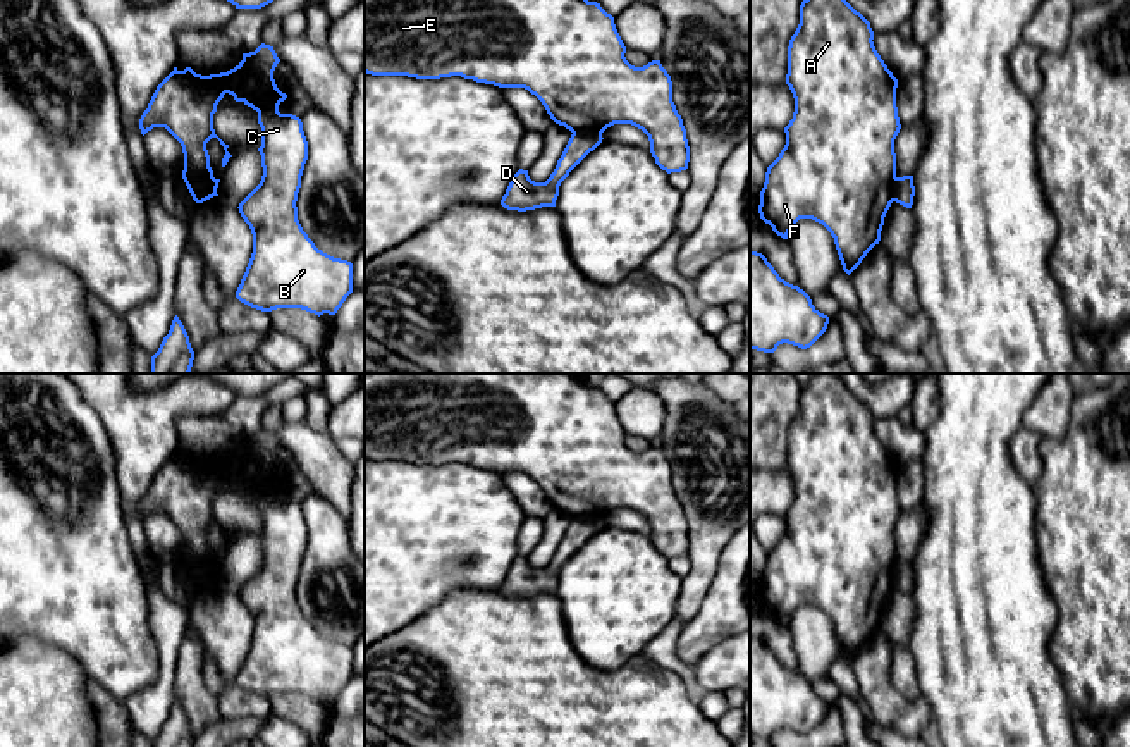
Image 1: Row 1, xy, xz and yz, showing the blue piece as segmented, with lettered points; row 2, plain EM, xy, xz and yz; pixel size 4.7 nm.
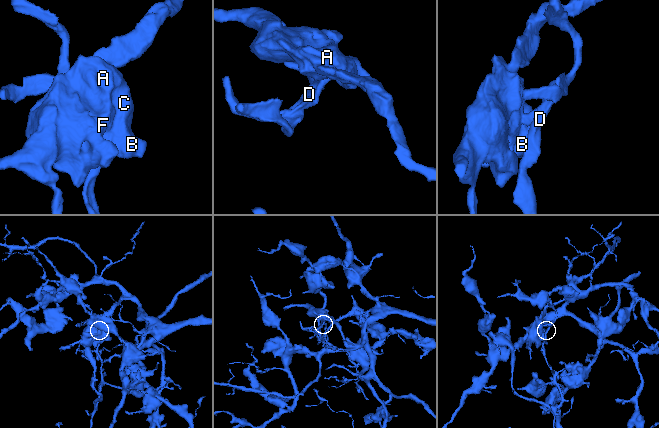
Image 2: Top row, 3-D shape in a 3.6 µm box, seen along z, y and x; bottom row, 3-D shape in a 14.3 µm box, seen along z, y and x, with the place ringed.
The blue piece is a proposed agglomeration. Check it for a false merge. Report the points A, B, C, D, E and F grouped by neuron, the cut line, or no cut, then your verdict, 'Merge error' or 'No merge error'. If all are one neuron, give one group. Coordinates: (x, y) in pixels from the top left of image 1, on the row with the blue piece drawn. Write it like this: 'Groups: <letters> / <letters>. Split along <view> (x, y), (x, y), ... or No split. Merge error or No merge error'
Groups: A B C E F / D. Split along xy (212, 188), (205, 185), (191, 195). Merge error

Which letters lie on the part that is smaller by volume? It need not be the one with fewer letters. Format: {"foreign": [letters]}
{"foreign": ["D"]}

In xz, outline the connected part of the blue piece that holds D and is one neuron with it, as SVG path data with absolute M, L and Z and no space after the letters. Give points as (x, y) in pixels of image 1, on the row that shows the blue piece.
M593 131L573 133L550 177L545 182L535 182L528 170L519 169L513 176L501 205L518 212L556 207L561 182L602 139L602 134Z

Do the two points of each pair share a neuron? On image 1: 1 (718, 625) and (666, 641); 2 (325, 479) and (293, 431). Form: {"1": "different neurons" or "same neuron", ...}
{"1": "different neurons", "2": "same neuron"}

